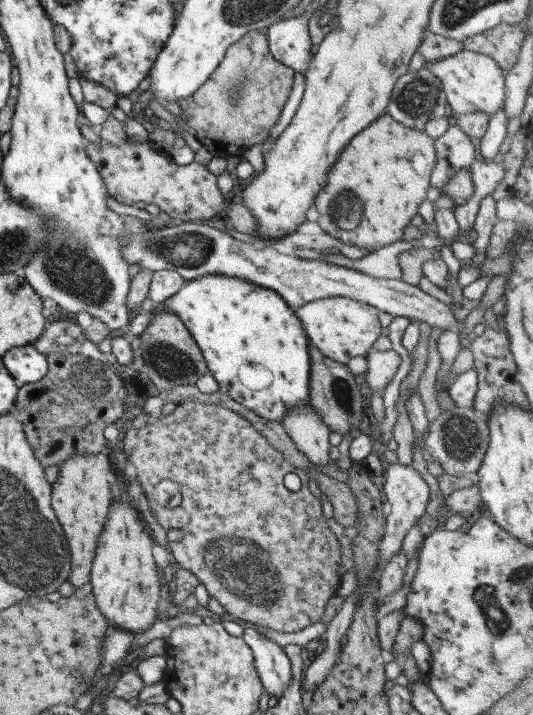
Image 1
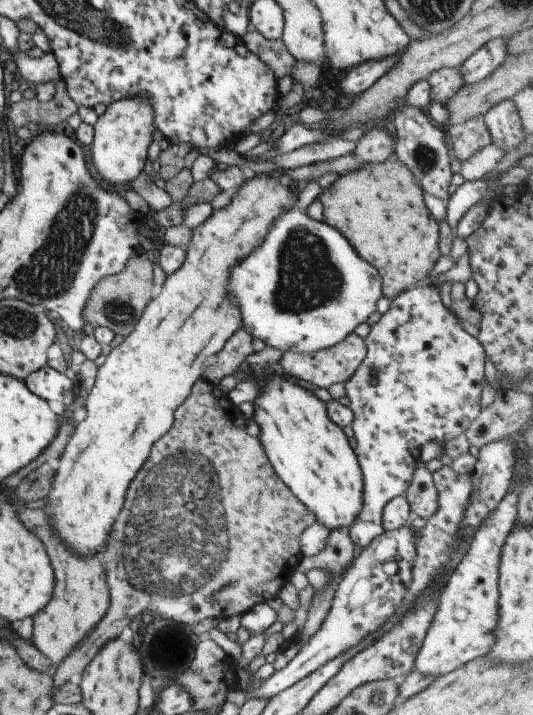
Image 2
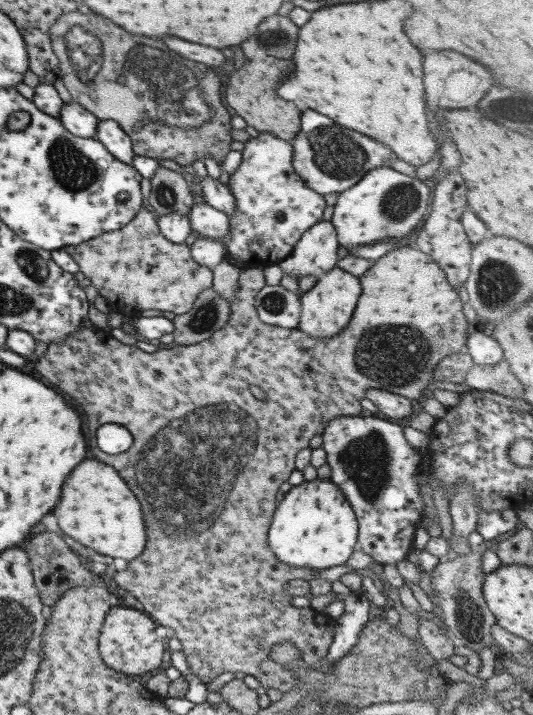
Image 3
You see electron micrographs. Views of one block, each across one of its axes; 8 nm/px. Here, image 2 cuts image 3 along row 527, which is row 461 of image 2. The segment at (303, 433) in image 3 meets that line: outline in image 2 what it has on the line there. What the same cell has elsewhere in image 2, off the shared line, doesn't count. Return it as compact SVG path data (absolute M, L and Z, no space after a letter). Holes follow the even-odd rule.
M202 378L193 384L189 396L175 410L169 432L151 446L145 464L135 474L125 492L123 508L117 514L117 520L107 538L107 546L101 552L109 608L93 630L50 673L52 692L61 684L69 683L70 676L81 673L96 652L106 643L113 641L113 638L118 638L121 628L127 626L137 612L155 612L155 616L163 616L163 620L179 620L179 624L193 627L205 618L220 620L243 614L254 605L275 598L281 587L289 582L289 577L301 558L299 536L315 522L315 516L275 476L263 445L258 437L251 437L245 432L245 426L245 418L214 384L209 384ZM137 504L149 514L145 516L145 526L137 526L137 520L127 520L133 510L139 510Z

